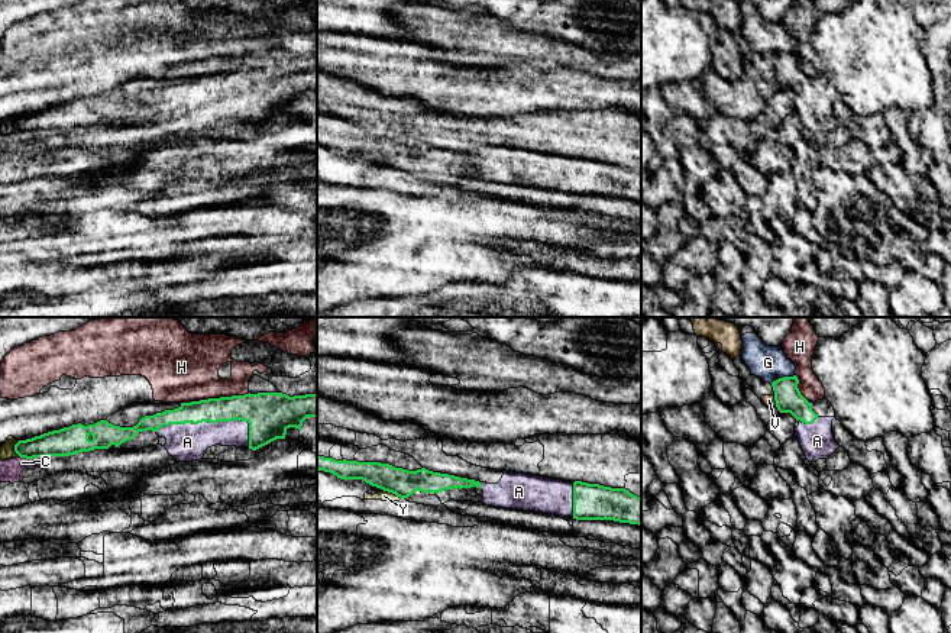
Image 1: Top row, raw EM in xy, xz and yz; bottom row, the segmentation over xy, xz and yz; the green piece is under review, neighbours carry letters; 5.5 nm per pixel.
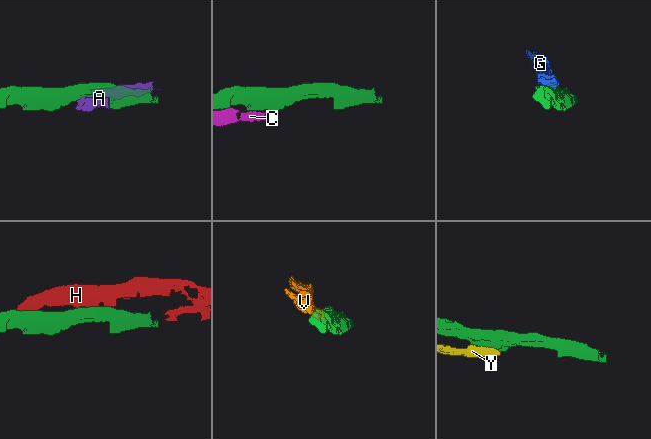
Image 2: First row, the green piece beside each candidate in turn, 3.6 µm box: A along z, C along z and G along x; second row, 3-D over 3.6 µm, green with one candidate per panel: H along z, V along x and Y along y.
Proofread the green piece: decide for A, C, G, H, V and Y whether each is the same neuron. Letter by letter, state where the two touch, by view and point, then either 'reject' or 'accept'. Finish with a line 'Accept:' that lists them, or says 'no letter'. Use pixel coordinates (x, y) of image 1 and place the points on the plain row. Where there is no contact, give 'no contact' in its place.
A: meets green in xy at (214, 97); reject
C: meets green in xy at (25, 132); reject
G: meets green in yz at (783, 52); reject
H: meets green in xy at (214, 74); reject
V: meets green in yz at (775, 76); reject
Y: meets green in xz at (391, 167); reject
Accept: no letter

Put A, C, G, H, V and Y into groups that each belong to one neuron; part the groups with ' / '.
A C / G / H / V / Y

